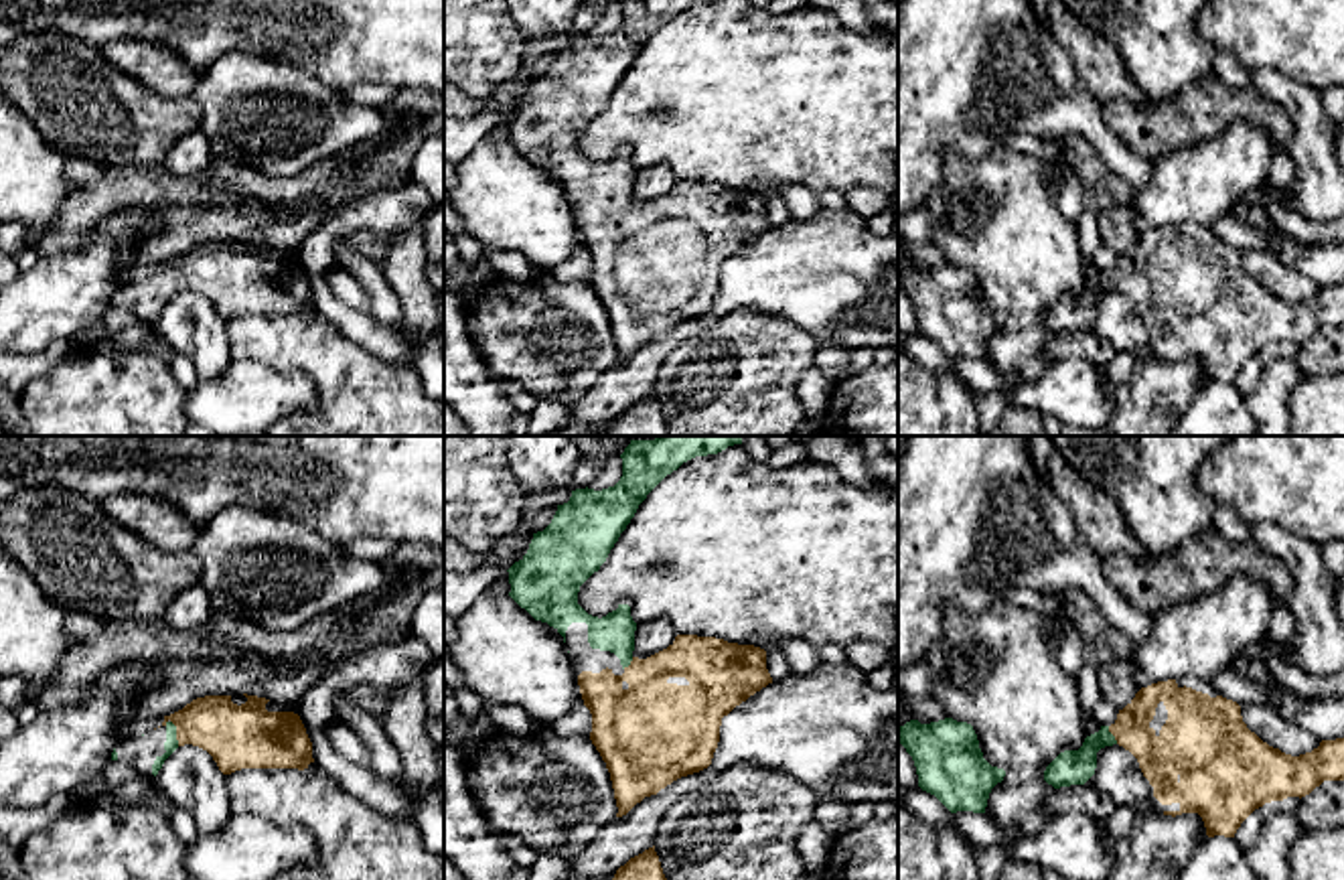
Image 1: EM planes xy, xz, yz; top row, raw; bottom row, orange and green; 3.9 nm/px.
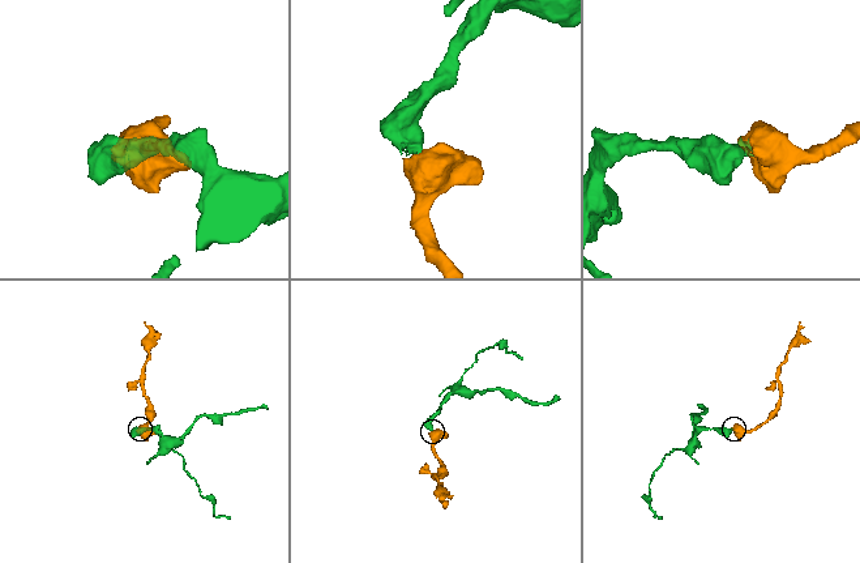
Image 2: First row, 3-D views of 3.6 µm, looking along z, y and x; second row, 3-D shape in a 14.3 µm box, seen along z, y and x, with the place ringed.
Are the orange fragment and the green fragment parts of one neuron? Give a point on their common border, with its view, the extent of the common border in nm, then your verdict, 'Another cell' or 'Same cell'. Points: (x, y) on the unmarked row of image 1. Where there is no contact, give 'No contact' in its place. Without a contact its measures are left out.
Touches orange at xy (177, 278). Shared border 110 nm. Same cell

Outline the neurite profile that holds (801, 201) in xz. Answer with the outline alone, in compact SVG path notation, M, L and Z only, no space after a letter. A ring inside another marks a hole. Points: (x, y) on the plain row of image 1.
M785 185L776 195L785 199L793 219L811 219L821 209L817 193L803 185Z

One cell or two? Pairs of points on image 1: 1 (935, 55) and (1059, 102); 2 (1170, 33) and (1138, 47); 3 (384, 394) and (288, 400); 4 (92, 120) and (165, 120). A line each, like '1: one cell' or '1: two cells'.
1: one cell
2: one cell
3: two cells
4: one cell

